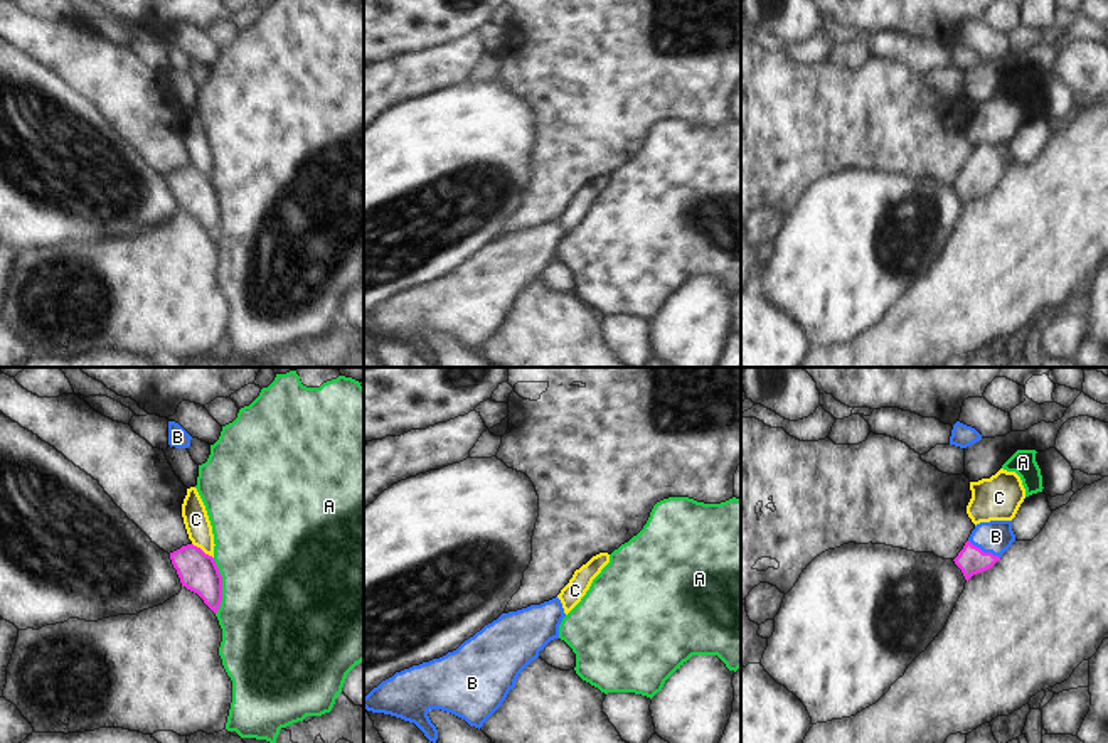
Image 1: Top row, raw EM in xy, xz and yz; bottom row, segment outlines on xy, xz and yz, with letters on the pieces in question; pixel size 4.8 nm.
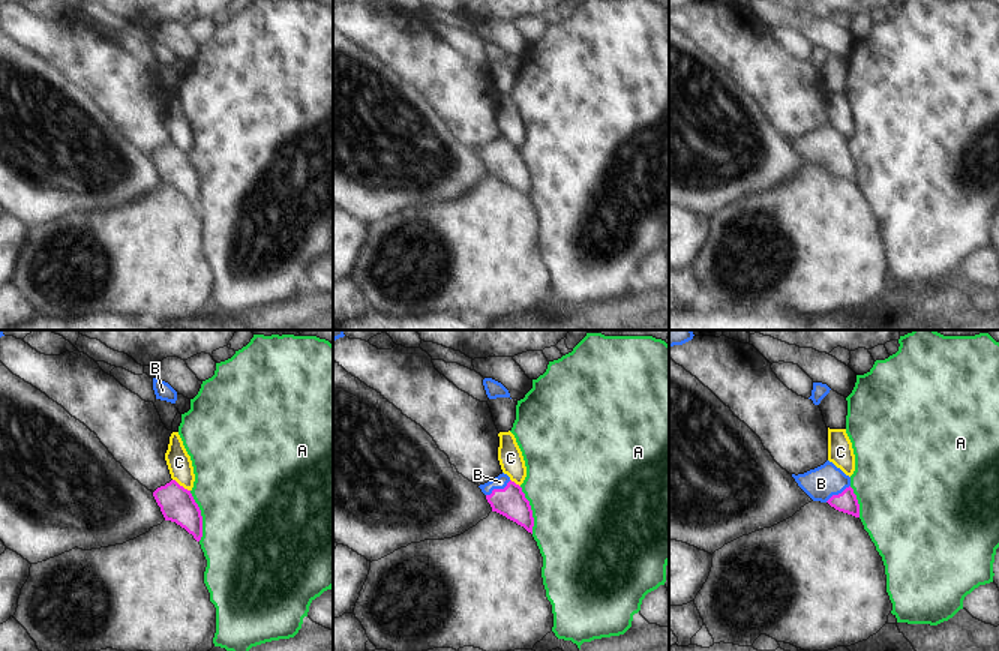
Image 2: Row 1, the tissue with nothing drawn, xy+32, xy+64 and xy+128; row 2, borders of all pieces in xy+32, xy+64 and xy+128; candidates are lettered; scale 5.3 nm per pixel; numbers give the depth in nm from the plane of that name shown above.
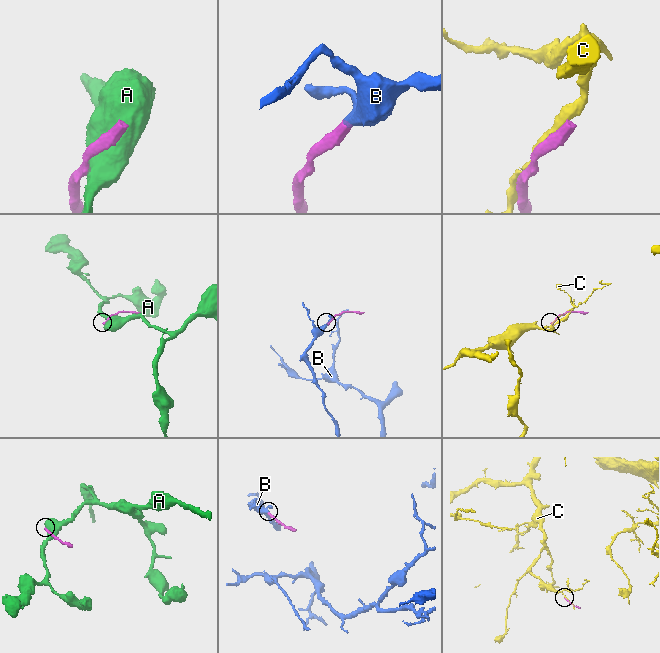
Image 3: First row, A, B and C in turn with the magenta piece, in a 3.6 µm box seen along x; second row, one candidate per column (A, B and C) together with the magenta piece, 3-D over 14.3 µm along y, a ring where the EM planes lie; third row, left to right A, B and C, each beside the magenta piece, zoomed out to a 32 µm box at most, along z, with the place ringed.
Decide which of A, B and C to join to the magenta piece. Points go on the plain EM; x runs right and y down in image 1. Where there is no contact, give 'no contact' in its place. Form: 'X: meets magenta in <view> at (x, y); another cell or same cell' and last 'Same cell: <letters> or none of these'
A: meets magenta in xy at (221, 209); another cell
B: meets magenta in yz at (982, 174); same cell
C: meets magenta in xy at (201, 172); another cell
Same cell: B

